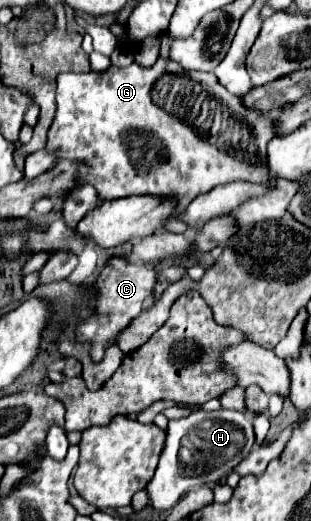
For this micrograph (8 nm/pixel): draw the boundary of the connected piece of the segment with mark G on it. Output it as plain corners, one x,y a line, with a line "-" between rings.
158,60
150,70
142,70
140,66
136,66
136,64
132,64
132,66
128,67
116,67
110,66
105,71
94,72
90,71
88,73
62,73
58,76
58,92
56,92
56,116
54,116
54,122
52,122
52,128
50,128
50,132
48,132
48,144
46,144
46,148
50,150
50,152
54,152
58,158
68,158
68,160
84,160
84,166
80,168
80,172
78,172
78,182
80,184
92,184
96,190
98,190
98,194
100,194
100,198
102,200
108,200
108,198
124,198
124,196
132,196
132,194
176,194
176,192
180,192
180,204
178,204
178,208
176,208
176,212
180,212
180,208
186,208
198,194
204,194
204,192
210,192
214,186
218,186
218,184
226,184
226,182
232,182
232,180
250,180
250,182
264,182
266,180
266,176
268,176
268,172
266,172
266,144
268,144
268,140
272,138
276,134
276,130
274,130
274,122
272,122
272,118
270,116
258,116
258,112
252,112
252,110
248,110
248,108
244,108
242,104
240,104
240,98
236,98
236,96
232,96
226,88
220,88
220,84
216,84
216,76
214,74
210,74
210,72
192,72
192,70
184,70
180,64
176,64
176,62
170,62
170,60

